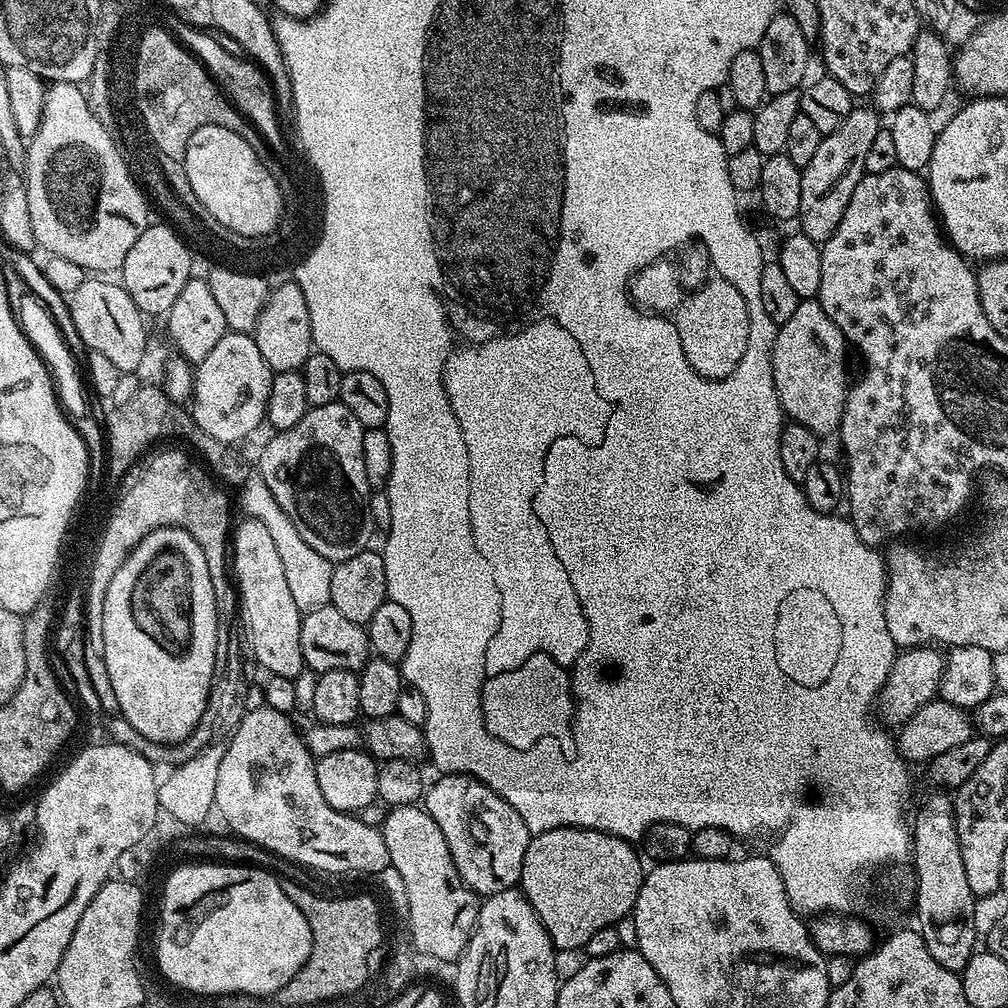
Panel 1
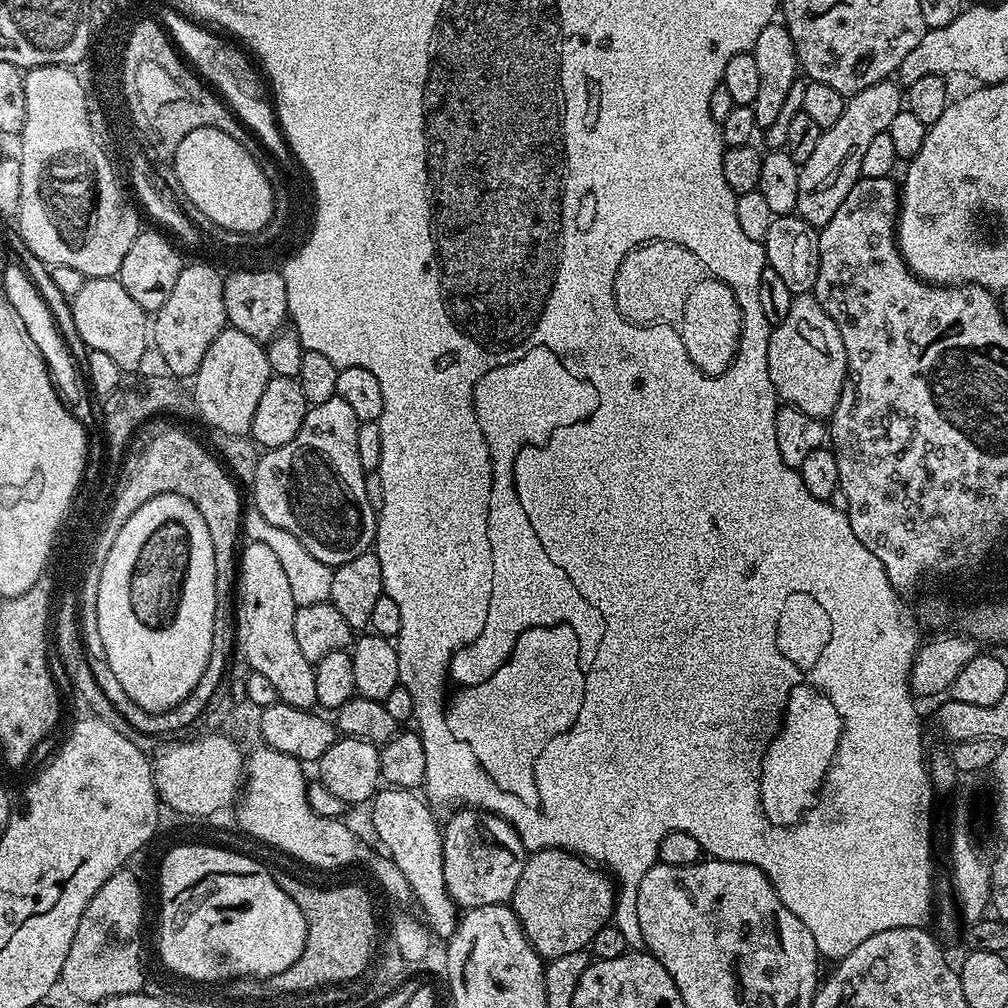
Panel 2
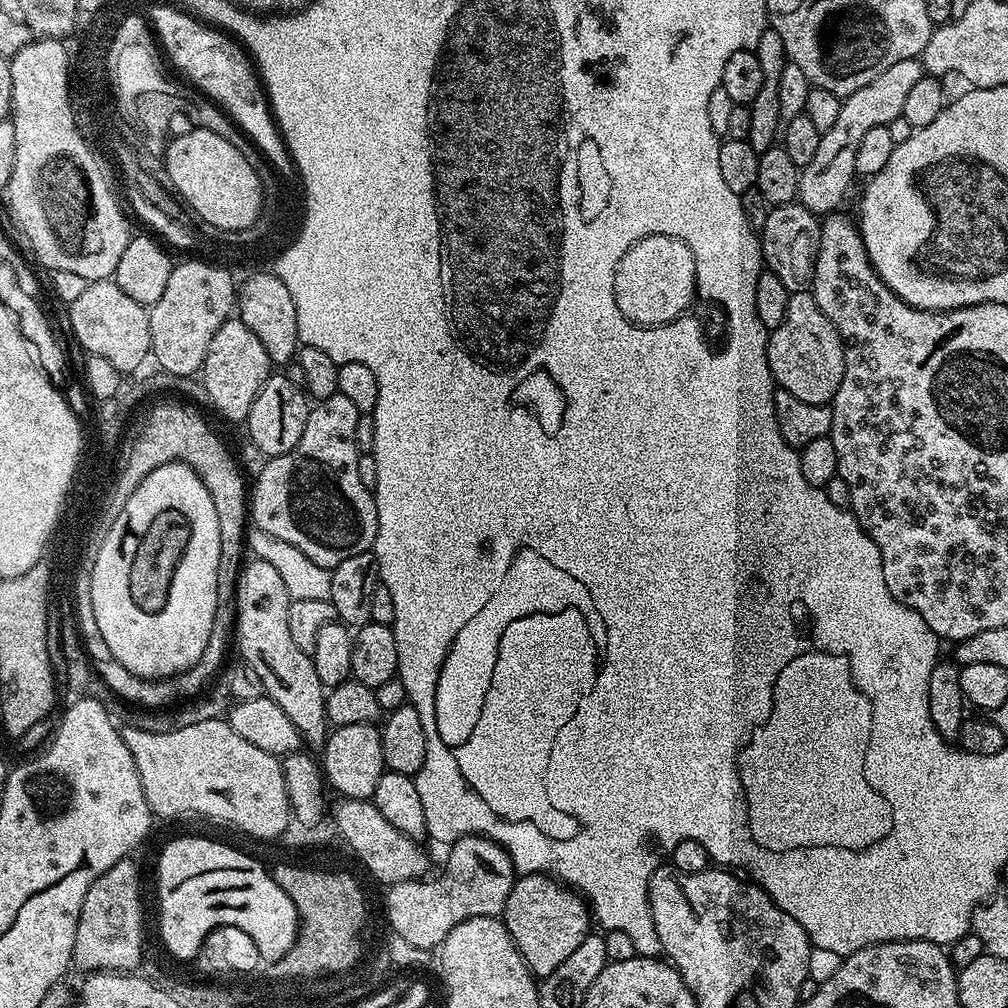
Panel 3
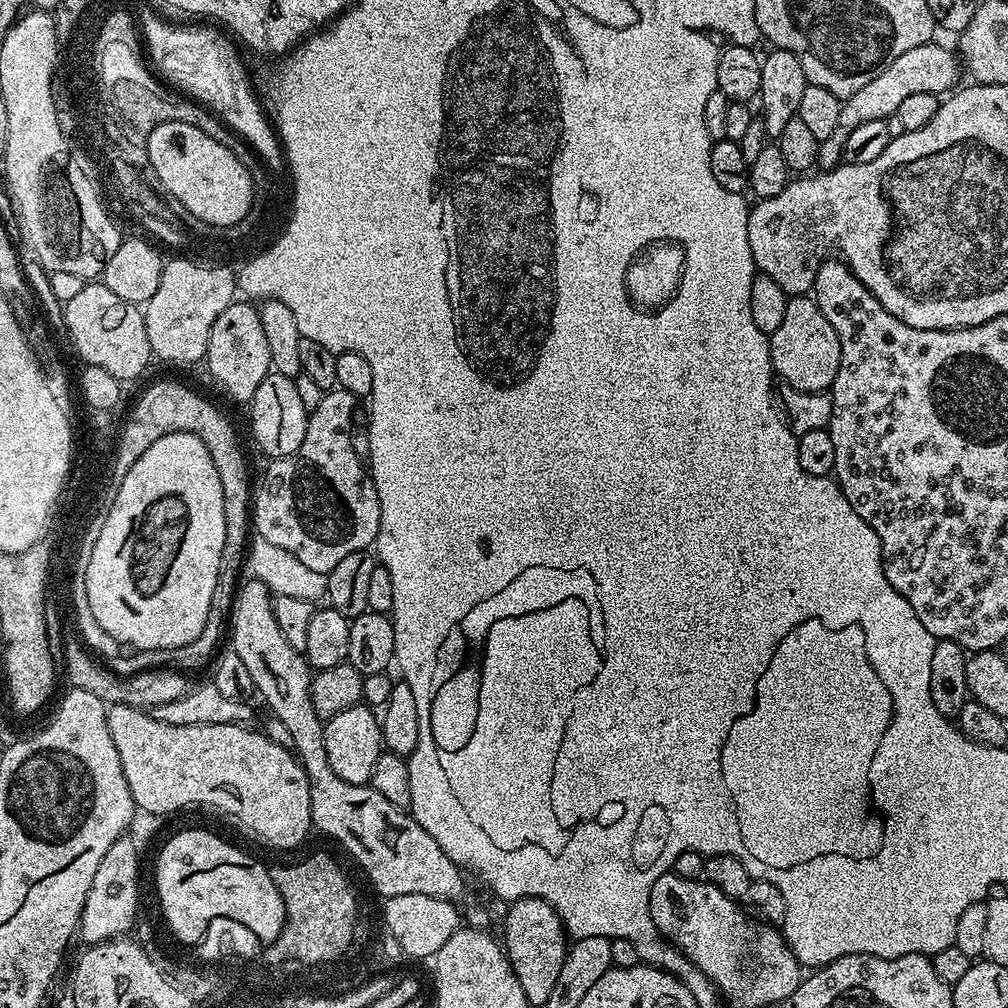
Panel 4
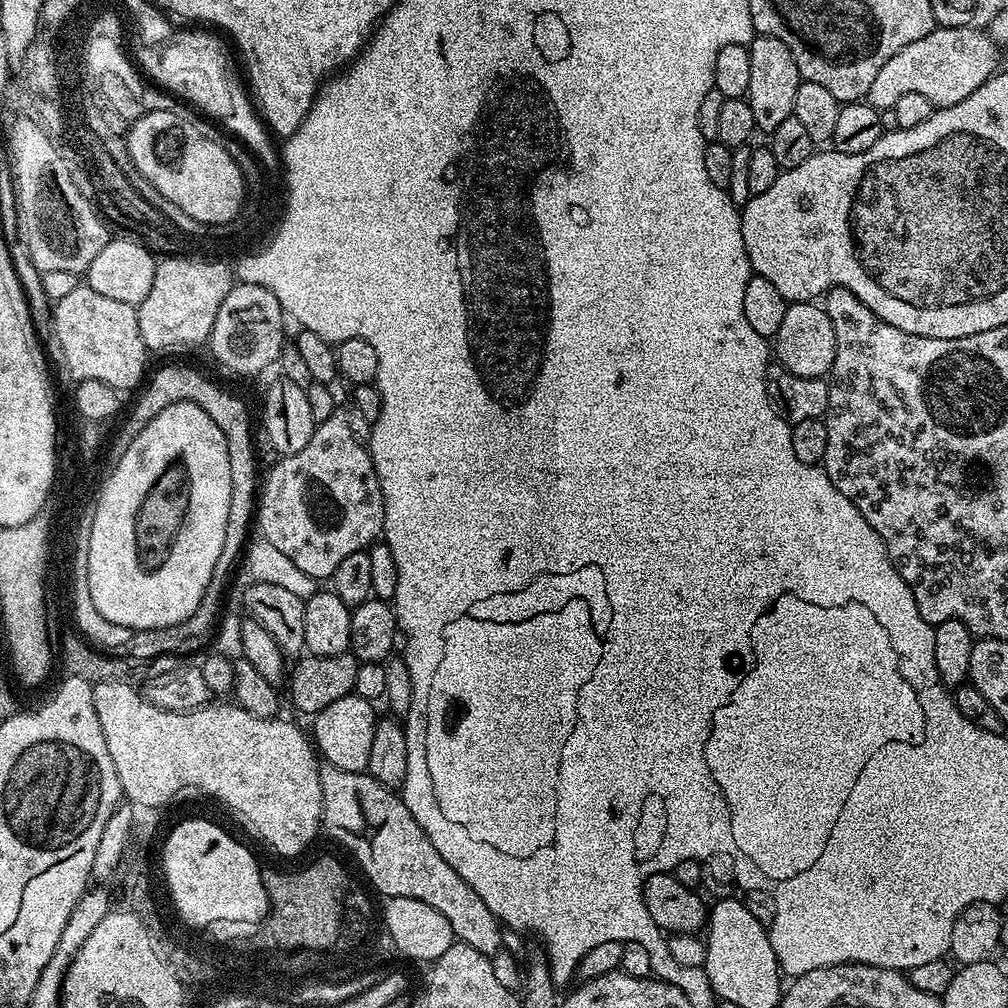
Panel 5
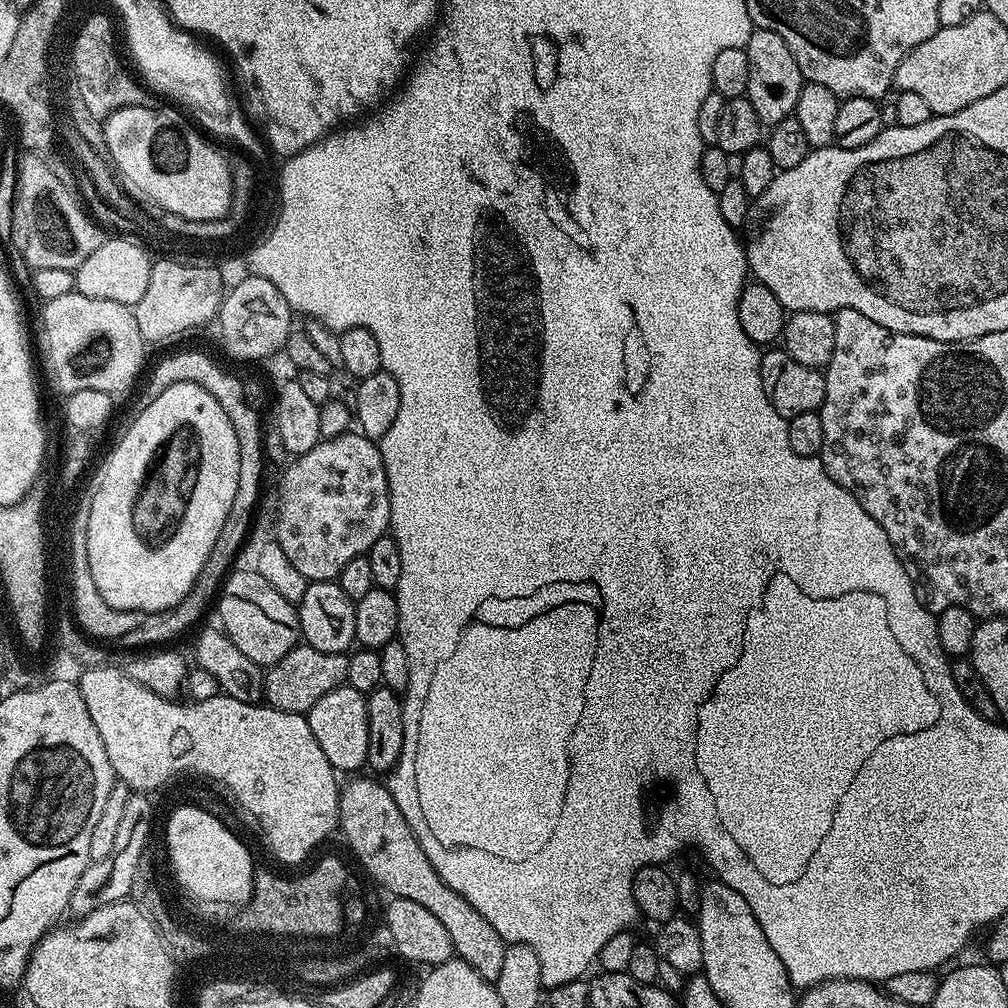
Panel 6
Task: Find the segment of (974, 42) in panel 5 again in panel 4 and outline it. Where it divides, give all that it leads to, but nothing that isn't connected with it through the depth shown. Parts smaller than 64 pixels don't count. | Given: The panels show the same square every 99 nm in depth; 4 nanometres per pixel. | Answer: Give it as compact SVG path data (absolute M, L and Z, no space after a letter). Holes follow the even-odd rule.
M929 42L922 46L914 46L914 50L906 50L906 54L894 58L890 66L886 66L878 74L878 78L870 78L862 90L850 94L840 106L840 125L830 138L821 140L818 164L821 169L831 170L841 163L844 143L854 130L862 122L874 122L875 120L886 120L888 116L898 110L898 105L902 98L907 98L909 94L926 94L935 92L937 94L947 93L957 87L956 79L962 76L962 64L957 53L948 48L943 48L937 42Z

